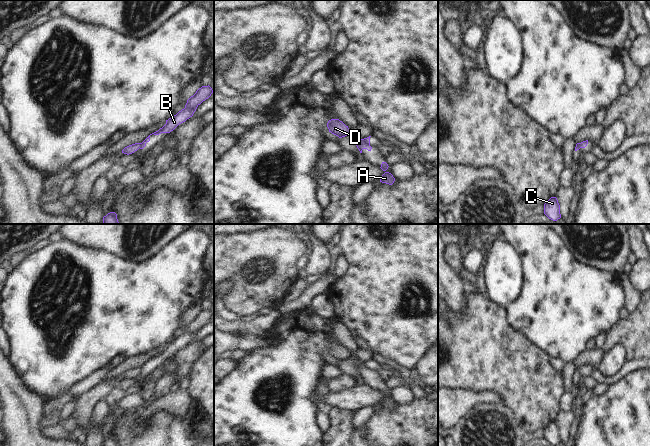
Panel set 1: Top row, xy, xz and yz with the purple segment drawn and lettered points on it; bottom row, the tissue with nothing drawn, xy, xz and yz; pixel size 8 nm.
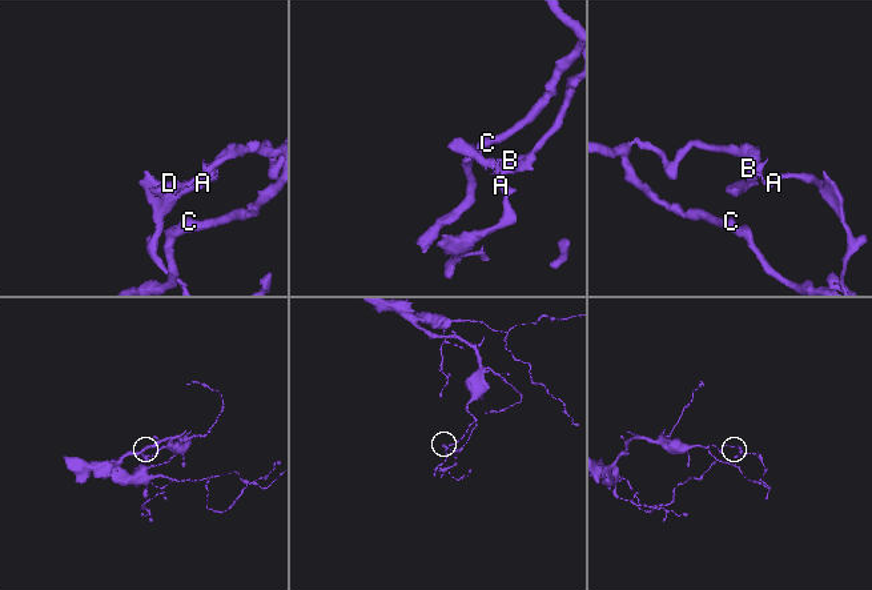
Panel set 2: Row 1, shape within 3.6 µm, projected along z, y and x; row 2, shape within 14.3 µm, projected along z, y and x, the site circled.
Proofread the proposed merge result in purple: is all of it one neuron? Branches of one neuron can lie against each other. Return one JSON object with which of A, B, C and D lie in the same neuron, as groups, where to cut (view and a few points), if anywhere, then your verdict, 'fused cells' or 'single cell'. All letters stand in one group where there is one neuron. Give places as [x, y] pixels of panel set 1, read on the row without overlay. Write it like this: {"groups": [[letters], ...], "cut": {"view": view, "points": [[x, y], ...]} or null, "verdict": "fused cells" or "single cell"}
{"groups": [["A", "D"], ["B", "C"]], "cut": {"view": "xy", "points": [[197, 329], [185, 332]]}, "verdict": "fused cells"}

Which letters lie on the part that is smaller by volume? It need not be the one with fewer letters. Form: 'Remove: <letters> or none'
Remove: A, D

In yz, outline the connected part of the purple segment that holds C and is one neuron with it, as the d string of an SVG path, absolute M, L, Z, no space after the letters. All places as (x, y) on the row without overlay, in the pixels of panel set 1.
M551 421L544 428L544 438L551 444L557 445L561 442L560 429L556 421Z

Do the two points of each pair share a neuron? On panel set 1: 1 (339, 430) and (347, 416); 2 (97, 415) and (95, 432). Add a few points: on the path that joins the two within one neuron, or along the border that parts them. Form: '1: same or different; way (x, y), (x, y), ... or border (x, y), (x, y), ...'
1: same; way (341, 427), (341, 422), (344, 419)
2: same; way (98, 419), (97, 428)

